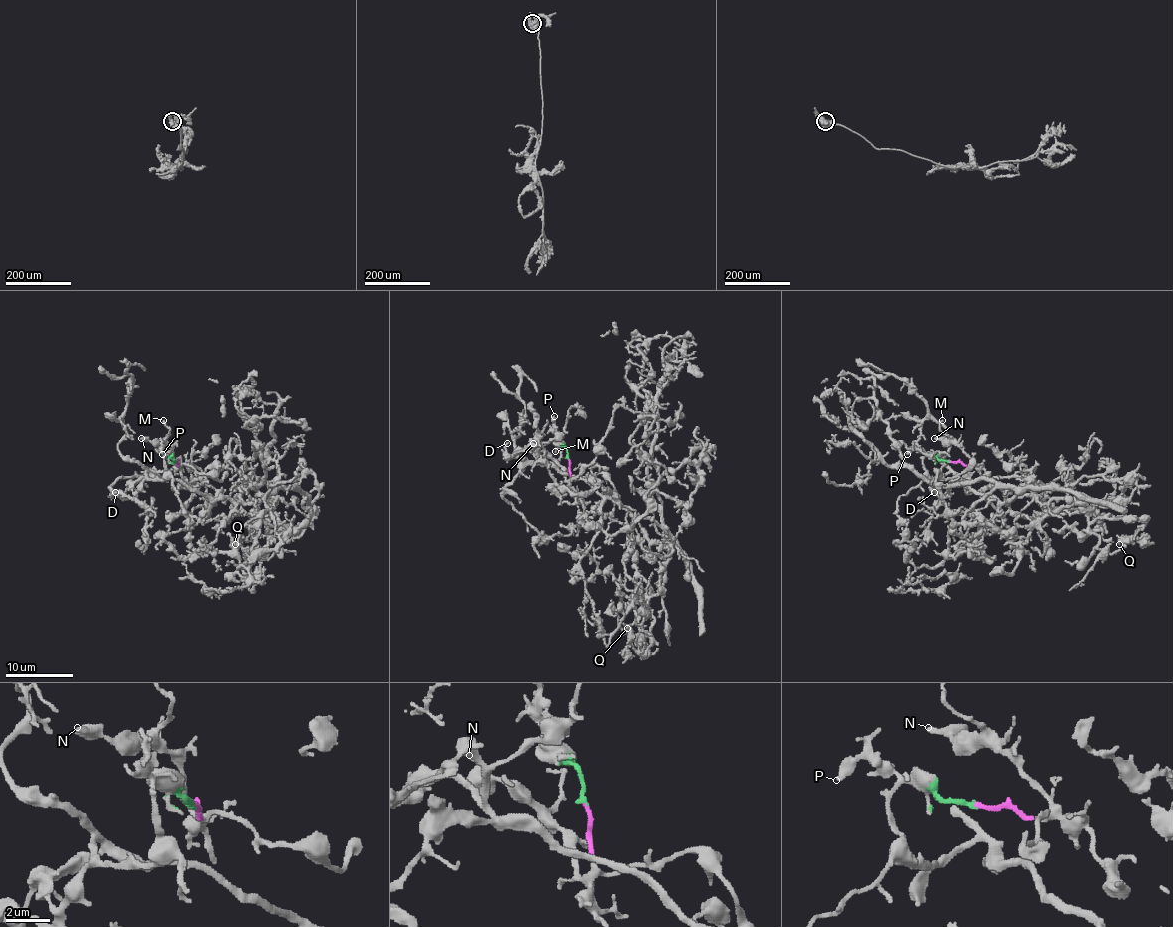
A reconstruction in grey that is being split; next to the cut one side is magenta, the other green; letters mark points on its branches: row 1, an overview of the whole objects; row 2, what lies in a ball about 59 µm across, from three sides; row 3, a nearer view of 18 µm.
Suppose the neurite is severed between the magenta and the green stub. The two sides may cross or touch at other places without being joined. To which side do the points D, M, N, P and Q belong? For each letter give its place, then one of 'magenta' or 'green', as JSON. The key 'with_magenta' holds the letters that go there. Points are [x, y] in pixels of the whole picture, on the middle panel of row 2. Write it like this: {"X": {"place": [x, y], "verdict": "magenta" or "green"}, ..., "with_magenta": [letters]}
{"D": {"place": [507, 443], "verdict": "green"}, "M": {"place": [555, 451], "verdict": "magenta"}, "N": {"place": [533, 443], "verdict": "magenta"}, "P": {"place": [554, 416], "verdict": "green"}, "Q": {"place": [627, 628], "verdict": "green"}, "with_magenta": ["M", "N"]}

